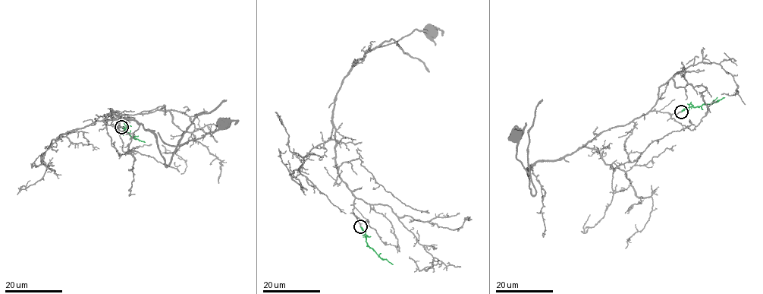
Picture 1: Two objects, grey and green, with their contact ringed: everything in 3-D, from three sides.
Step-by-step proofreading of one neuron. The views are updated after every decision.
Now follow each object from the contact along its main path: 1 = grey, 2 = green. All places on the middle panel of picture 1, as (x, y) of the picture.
1: (360, 226), (353, 211), (354, 197), (335, 158), (336, 95), (367, 52), (415, 30), (428, 32)
2: (360, 226), (369, 247), (393, 264)

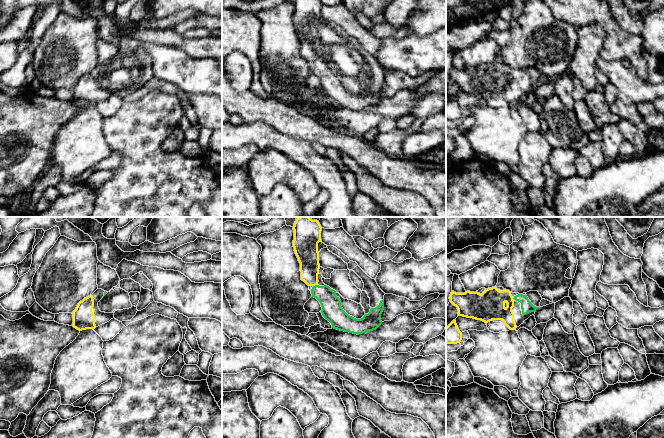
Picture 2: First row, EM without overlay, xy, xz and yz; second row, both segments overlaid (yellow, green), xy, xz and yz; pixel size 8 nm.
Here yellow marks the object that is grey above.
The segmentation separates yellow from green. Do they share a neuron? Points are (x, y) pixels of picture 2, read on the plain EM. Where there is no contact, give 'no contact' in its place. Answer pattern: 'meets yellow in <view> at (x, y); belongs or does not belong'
meets yellow in xz at (314, 61); belongs

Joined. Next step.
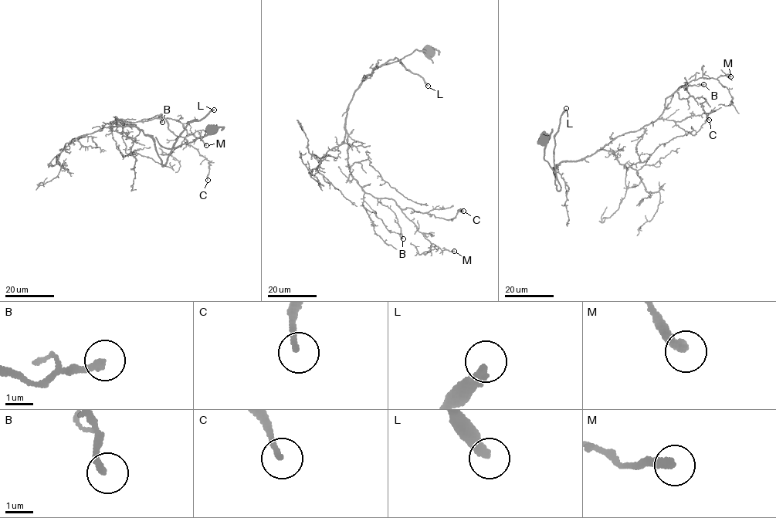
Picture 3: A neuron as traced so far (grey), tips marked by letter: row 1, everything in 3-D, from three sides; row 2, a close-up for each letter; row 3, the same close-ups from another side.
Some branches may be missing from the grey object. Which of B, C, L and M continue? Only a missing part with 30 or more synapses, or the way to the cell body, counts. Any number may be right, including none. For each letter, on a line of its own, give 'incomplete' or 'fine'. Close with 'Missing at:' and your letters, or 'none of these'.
B: fine
C: fine
L: incomplete
M: fine
Missing at: L

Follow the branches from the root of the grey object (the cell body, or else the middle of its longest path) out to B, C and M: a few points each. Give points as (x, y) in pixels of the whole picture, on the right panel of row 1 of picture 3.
B: (543, 140), (559, 190), (557, 164), (635, 132), (659, 118), (679, 86), (703, 84)
C: (543, 140), (558, 191), (557, 164), (586, 157), (655, 120), (676, 91), (681, 99), (705, 98), (709, 120)
M: (543, 140), (559, 190), (558, 164), (586, 157), (655, 120), (666, 98), (689, 82), (730, 76)

